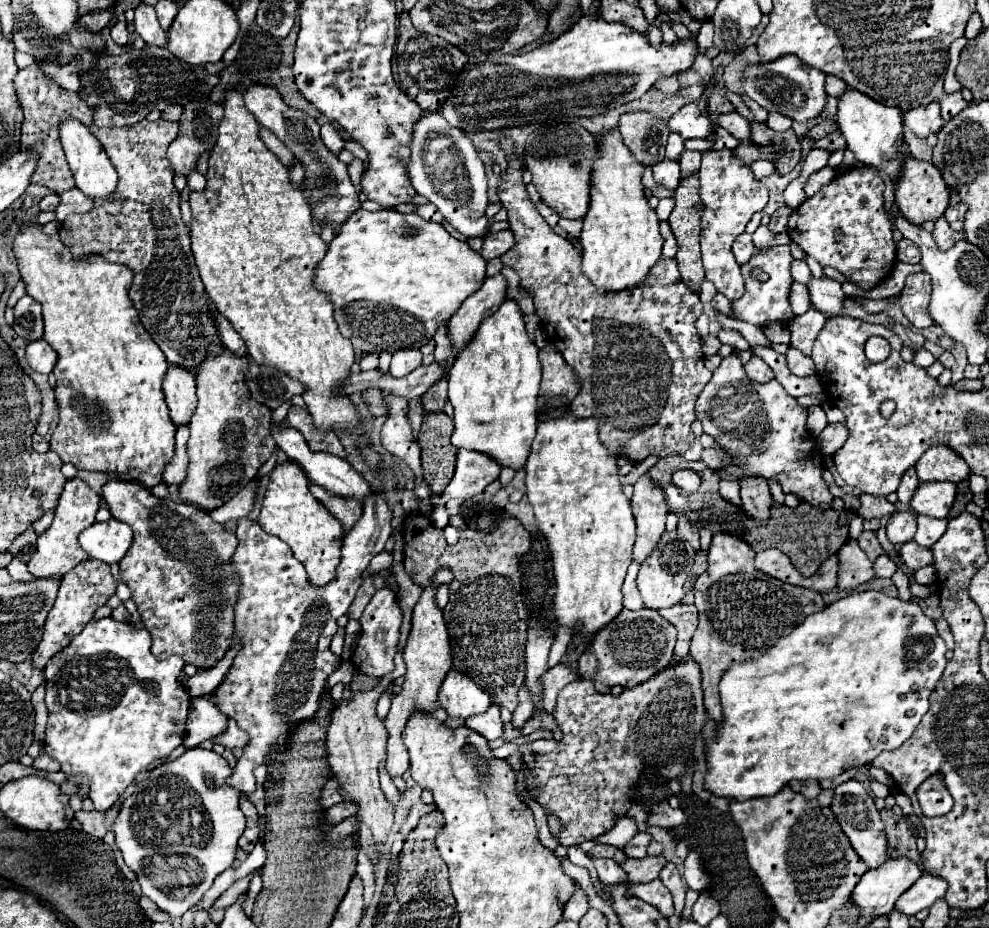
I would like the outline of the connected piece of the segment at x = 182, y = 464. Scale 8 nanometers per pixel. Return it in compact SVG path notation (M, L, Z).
M188 426L178 428L176 432L176 454L168 462L168 468L164 468L162 482L168 486L180 486L182 480L186 478L186 466L188 466L188 454L186 454L186 442L188 442L190 430Z

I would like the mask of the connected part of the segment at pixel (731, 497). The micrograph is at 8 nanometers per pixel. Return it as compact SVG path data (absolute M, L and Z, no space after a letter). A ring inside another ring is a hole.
M720 480L720 496L724 498L724 500L728 500L730 504L736 504L736 506L740 506L740 486L738 486L738 482L734 482L734 480Z

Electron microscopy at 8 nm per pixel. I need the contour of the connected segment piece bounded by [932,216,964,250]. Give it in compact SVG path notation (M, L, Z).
M944 216L936 220L936 228L934 228L932 236L934 236L936 244L938 244L942 250L954 246L958 240L964 240L964 232L956 232L956 230L952 230Z

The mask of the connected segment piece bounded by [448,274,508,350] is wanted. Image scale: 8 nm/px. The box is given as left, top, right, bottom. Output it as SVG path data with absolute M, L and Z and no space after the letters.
M496 274L492 278L486 278L482 288L464 300L448 326L450 342L456 350L476 334L476 328L484 318L492 316L492 312L500 308L500 304L506 300L506 288L506 278L502 274Z

